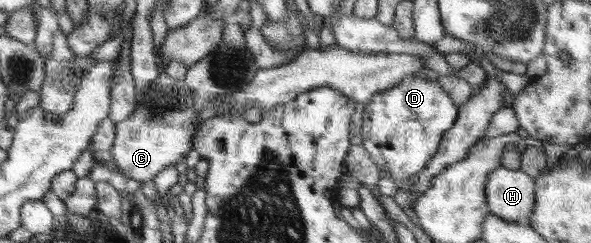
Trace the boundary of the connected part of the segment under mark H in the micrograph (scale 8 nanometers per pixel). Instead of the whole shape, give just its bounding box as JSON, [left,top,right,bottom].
[485,166,535,225]

